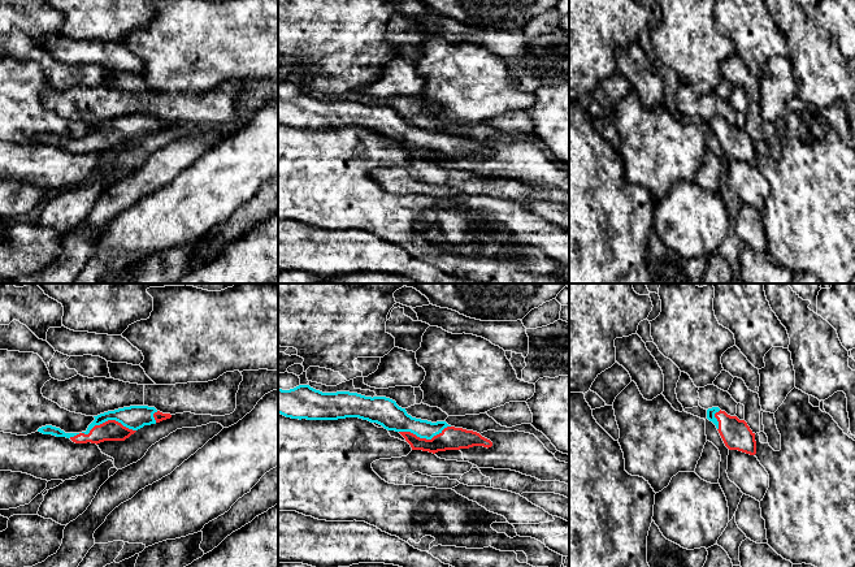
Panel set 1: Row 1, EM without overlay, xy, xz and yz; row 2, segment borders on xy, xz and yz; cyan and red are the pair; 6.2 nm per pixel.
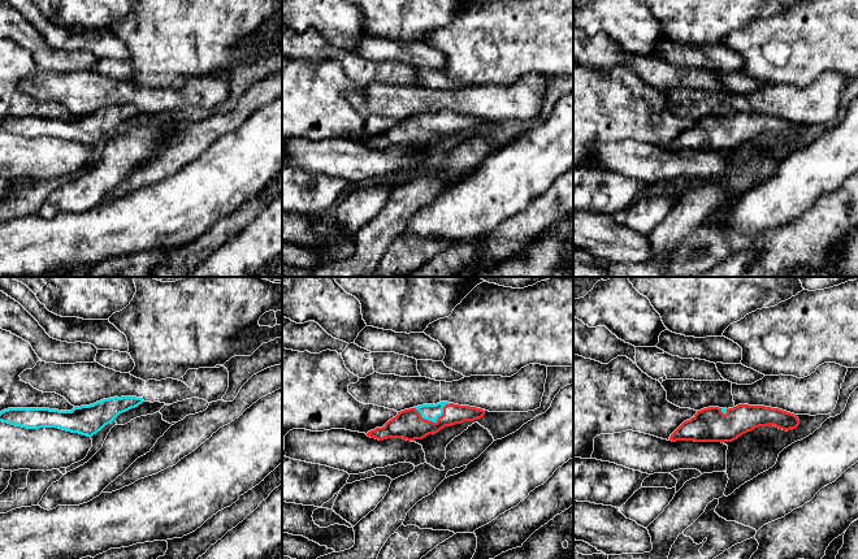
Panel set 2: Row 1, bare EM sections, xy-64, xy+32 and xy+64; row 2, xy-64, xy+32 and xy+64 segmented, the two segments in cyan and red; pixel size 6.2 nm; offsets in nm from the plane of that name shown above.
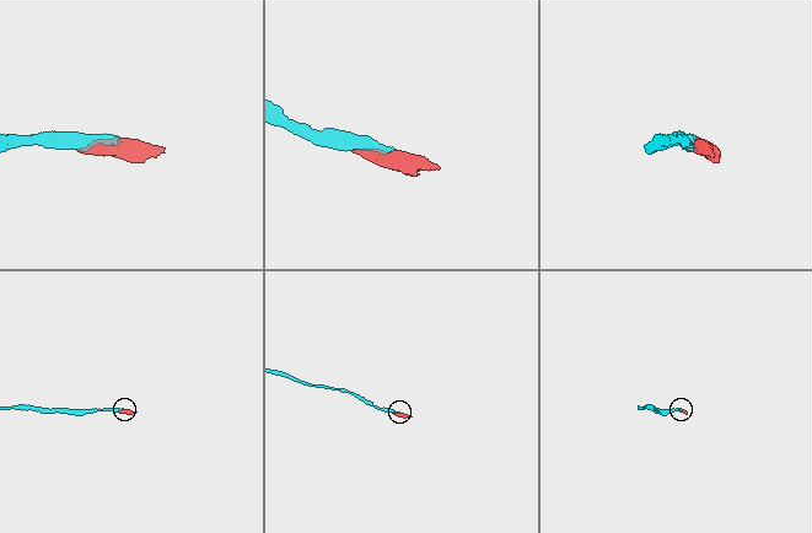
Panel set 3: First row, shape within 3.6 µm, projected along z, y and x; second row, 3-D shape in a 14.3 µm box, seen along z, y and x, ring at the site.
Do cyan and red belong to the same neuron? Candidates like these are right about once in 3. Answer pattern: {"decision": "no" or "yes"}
{"decision": "yes"}

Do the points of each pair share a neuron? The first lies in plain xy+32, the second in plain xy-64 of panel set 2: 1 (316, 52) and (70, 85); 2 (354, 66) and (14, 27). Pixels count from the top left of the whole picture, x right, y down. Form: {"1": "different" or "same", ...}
{"1": "different", "2": "same"}

